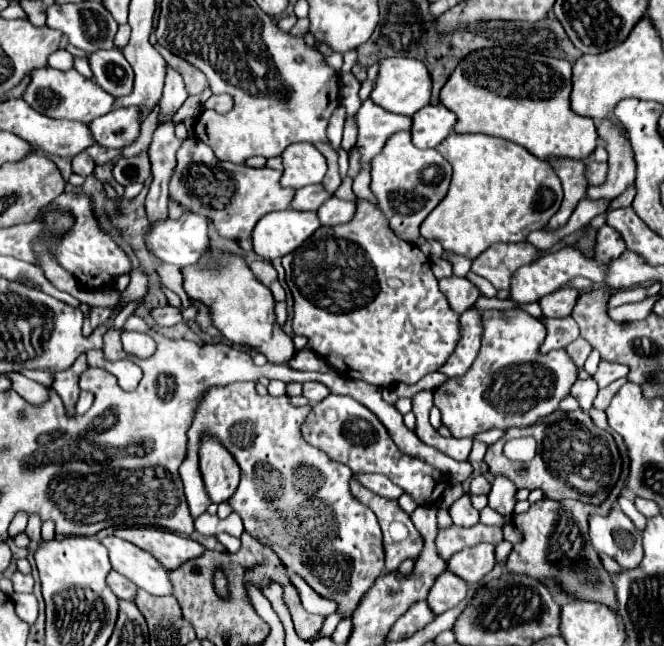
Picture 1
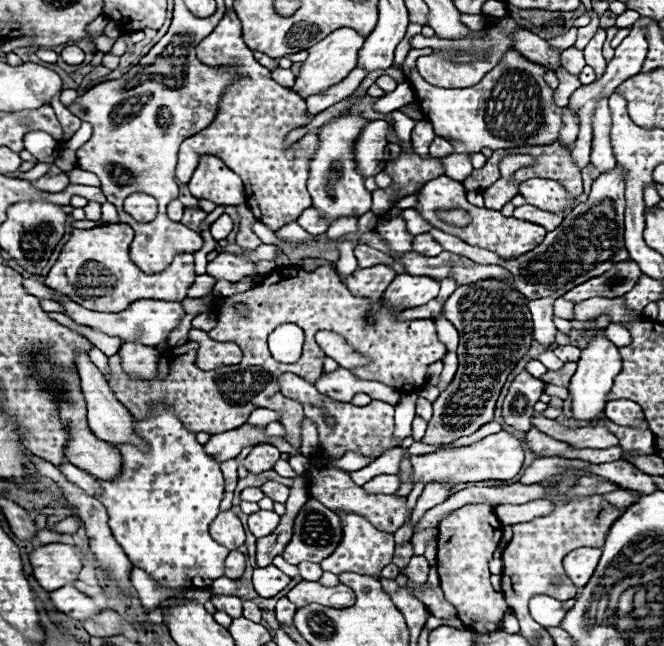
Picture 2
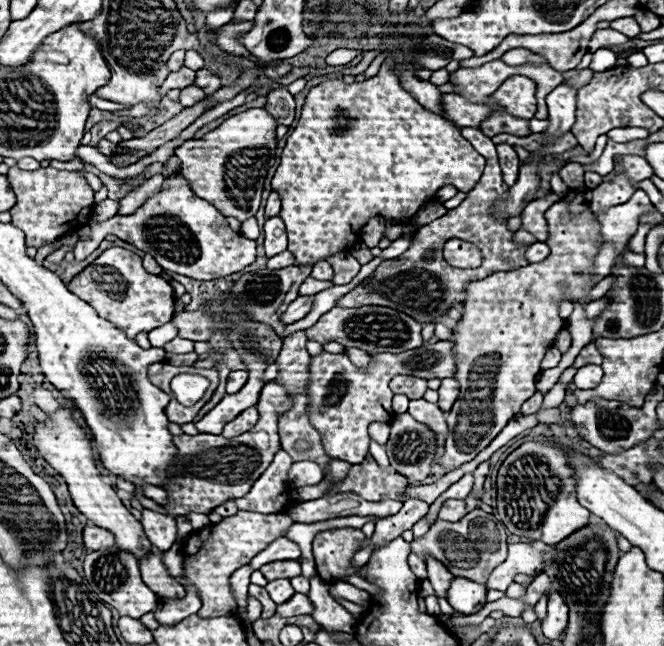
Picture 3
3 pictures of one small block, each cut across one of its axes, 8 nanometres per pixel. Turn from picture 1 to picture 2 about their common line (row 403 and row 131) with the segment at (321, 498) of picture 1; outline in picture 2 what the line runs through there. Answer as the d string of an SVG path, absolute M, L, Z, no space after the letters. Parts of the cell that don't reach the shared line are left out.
M224 14L220 24L212 34L208 34L196 46L196 58L208 66L230 64L238 70L240 82L226 90L224 100L220 100L220 112L214 122L200 134L194 134L182 142L178 153L176 178L180 182L190 182L196 170L196 156L212 154L226 162L226 166L236 172L246 186L246 202L258 222L266 224L270 230L280 230L284 224L298 220L300 214L312 206L310 194L306 190L308 162L318 148L318 138L306 134L302 140L284 150L282 142L294 128L306 126L306 102L296 98L292 90L286 90L272 82L270 70L260 66L252 56L252 50L244 46L242 28L236 14Z

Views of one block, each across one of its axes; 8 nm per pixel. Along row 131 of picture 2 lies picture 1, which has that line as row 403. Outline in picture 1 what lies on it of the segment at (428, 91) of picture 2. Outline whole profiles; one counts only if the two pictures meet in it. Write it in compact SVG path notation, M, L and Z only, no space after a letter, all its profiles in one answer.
M486 310L482 314L484 324L484 336L480 352L472 364L472 368L464 376L448 378L440 388L434 392L434 406L442 414L442 422L448 426L450 434L454 438L466 438L476 436L480 432L500 428L528 428L536 424L536 420L548 416L550 412L556 412L560 402L570 394L572 384L576 382L576 366L566 354L566 350L556 352L540 352L540 346L546 338L546 328L542 322L534 322L534 318L524 310Z

